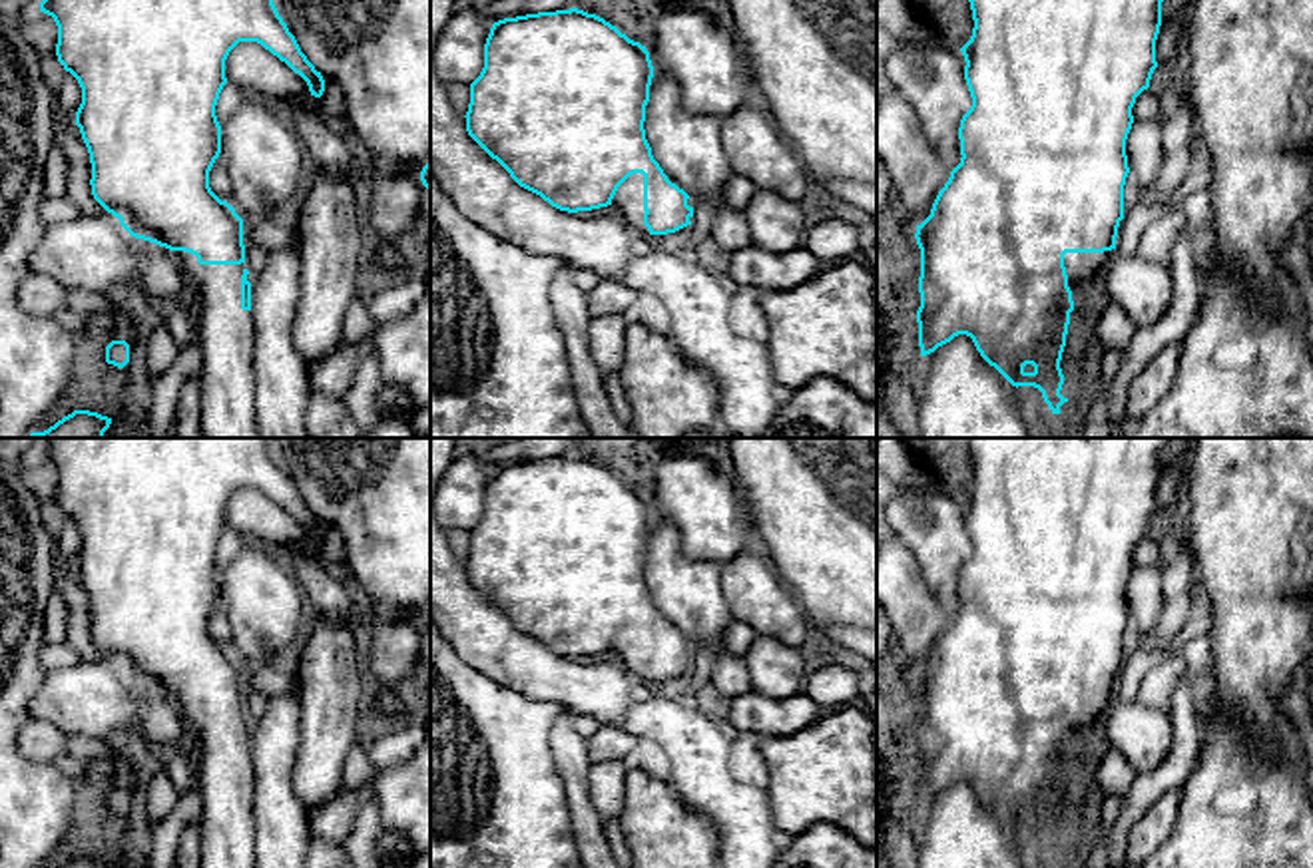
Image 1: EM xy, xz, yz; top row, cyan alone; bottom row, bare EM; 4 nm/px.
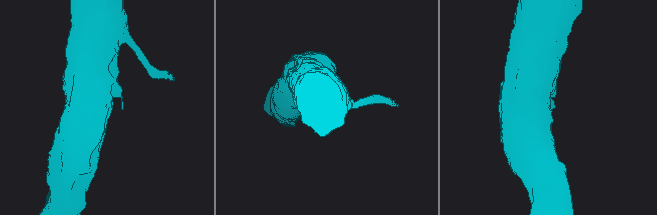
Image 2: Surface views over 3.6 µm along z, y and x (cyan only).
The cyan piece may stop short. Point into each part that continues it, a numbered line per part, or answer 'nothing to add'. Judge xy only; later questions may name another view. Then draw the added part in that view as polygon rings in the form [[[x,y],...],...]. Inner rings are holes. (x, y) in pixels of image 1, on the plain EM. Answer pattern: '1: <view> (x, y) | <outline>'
1: xy (226, 779) | [[[175,697],[185,723],[195,733],[195,784],[199,786],[203,810],[199,814],[199,868],[257,868],[255,866],[255,822],[253,794],[255,770],[251,757],[241,755],[241,711],[199,711],[197,703]]]

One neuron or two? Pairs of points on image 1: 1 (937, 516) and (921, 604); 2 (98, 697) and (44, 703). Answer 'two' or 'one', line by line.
1: two
2: one

